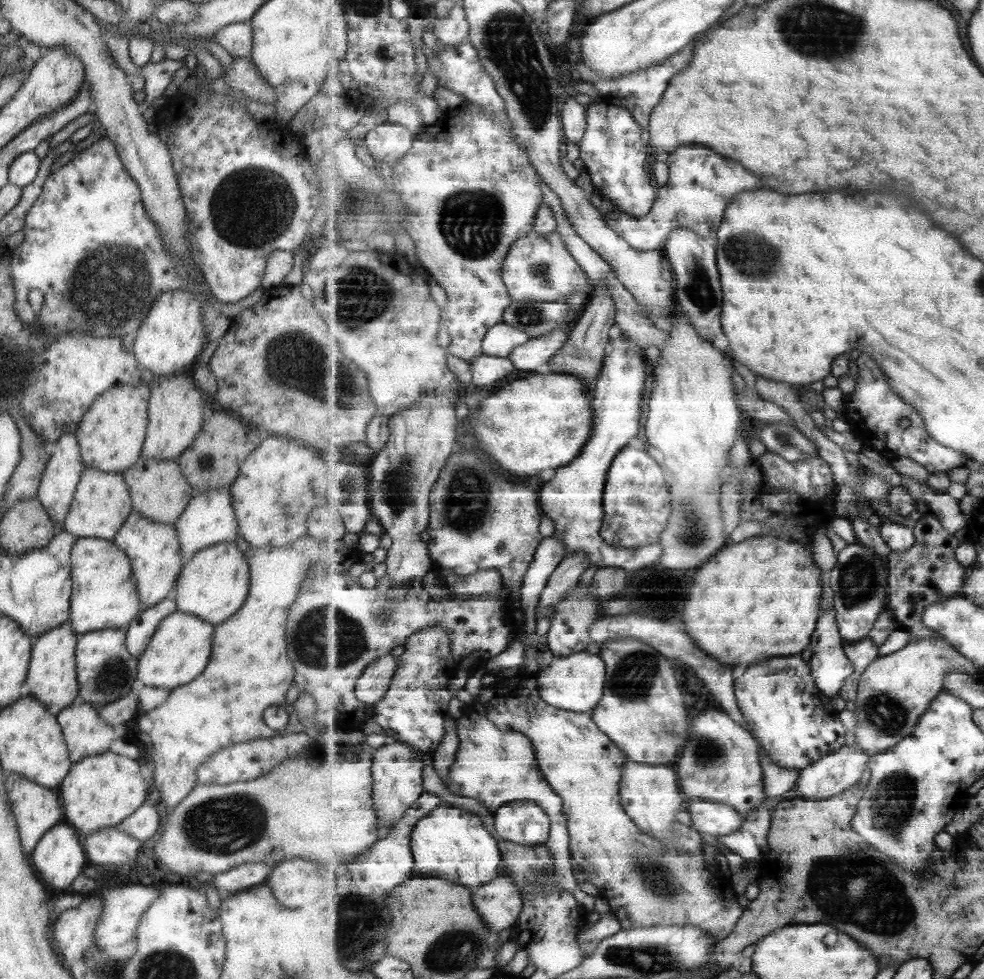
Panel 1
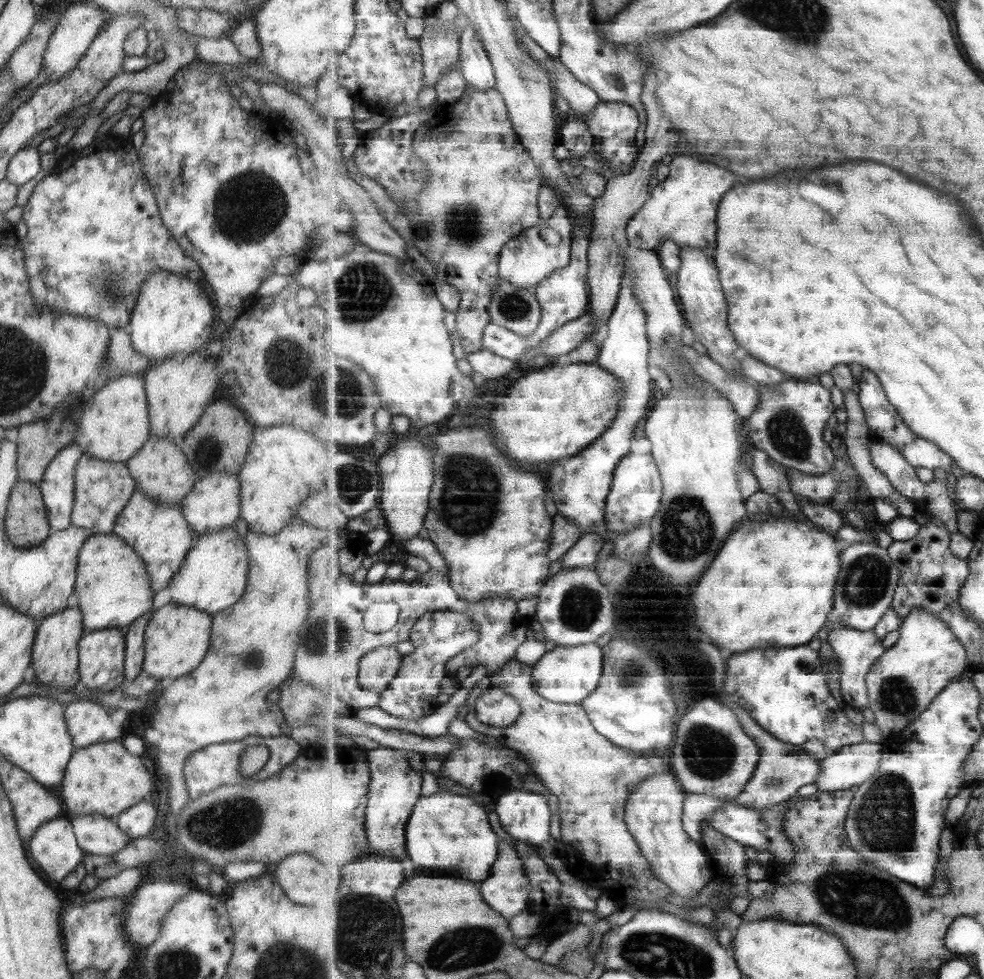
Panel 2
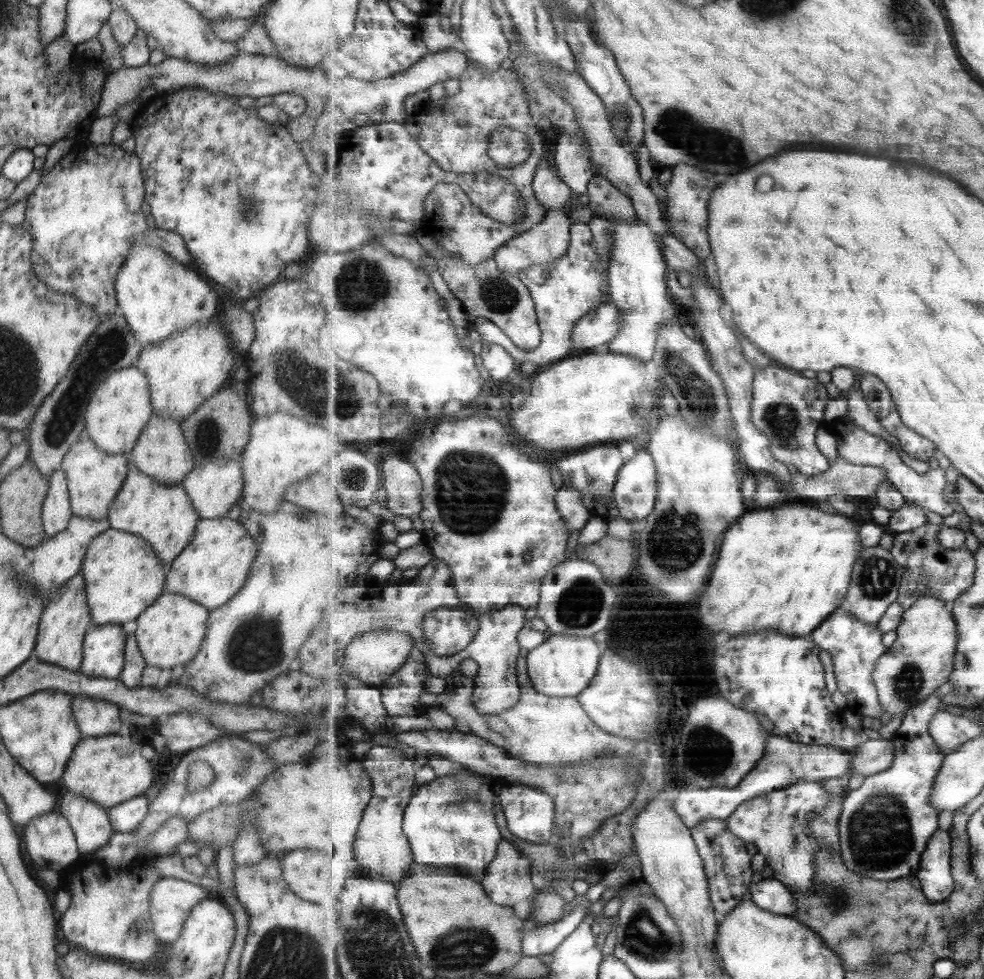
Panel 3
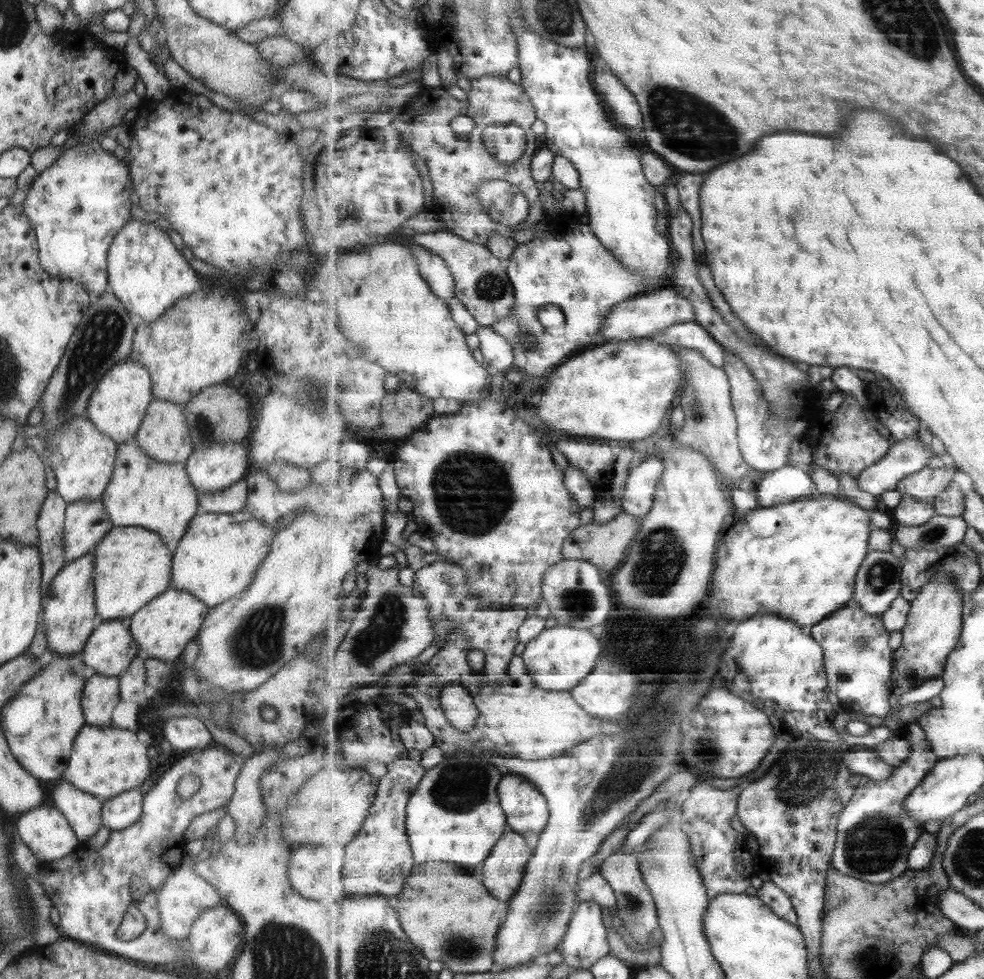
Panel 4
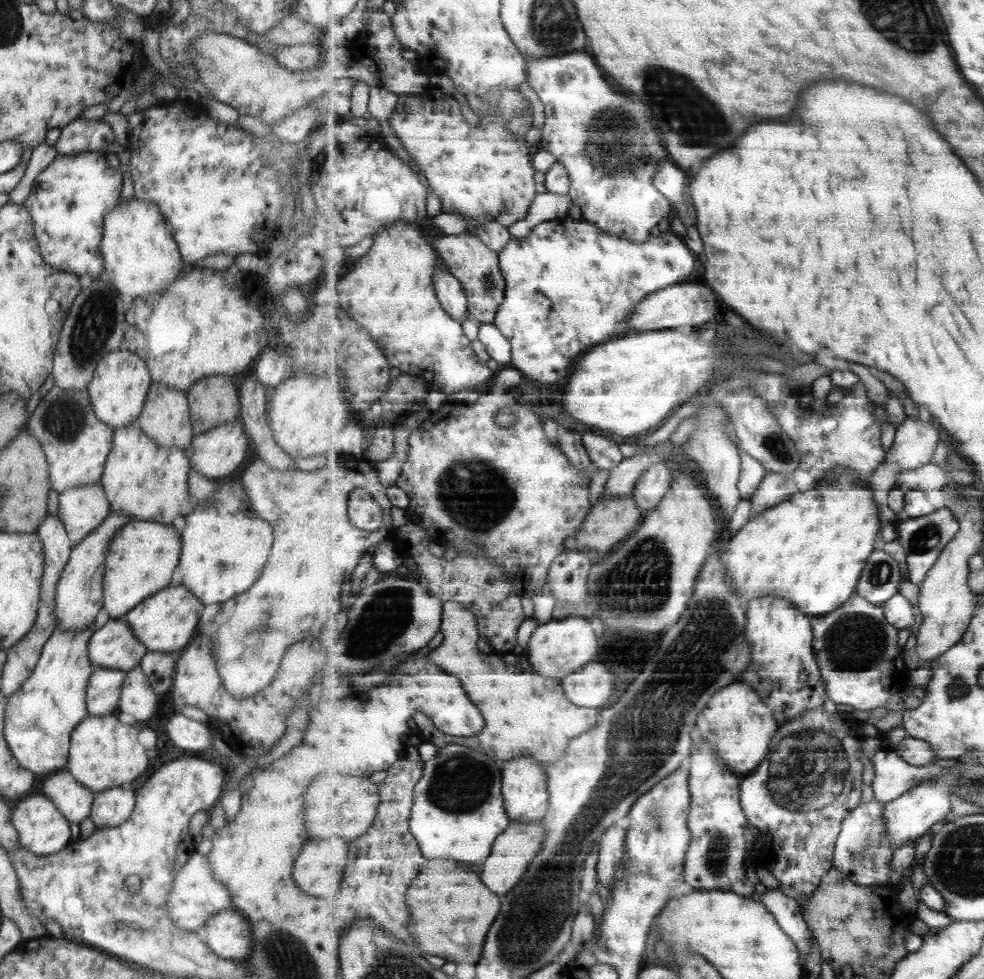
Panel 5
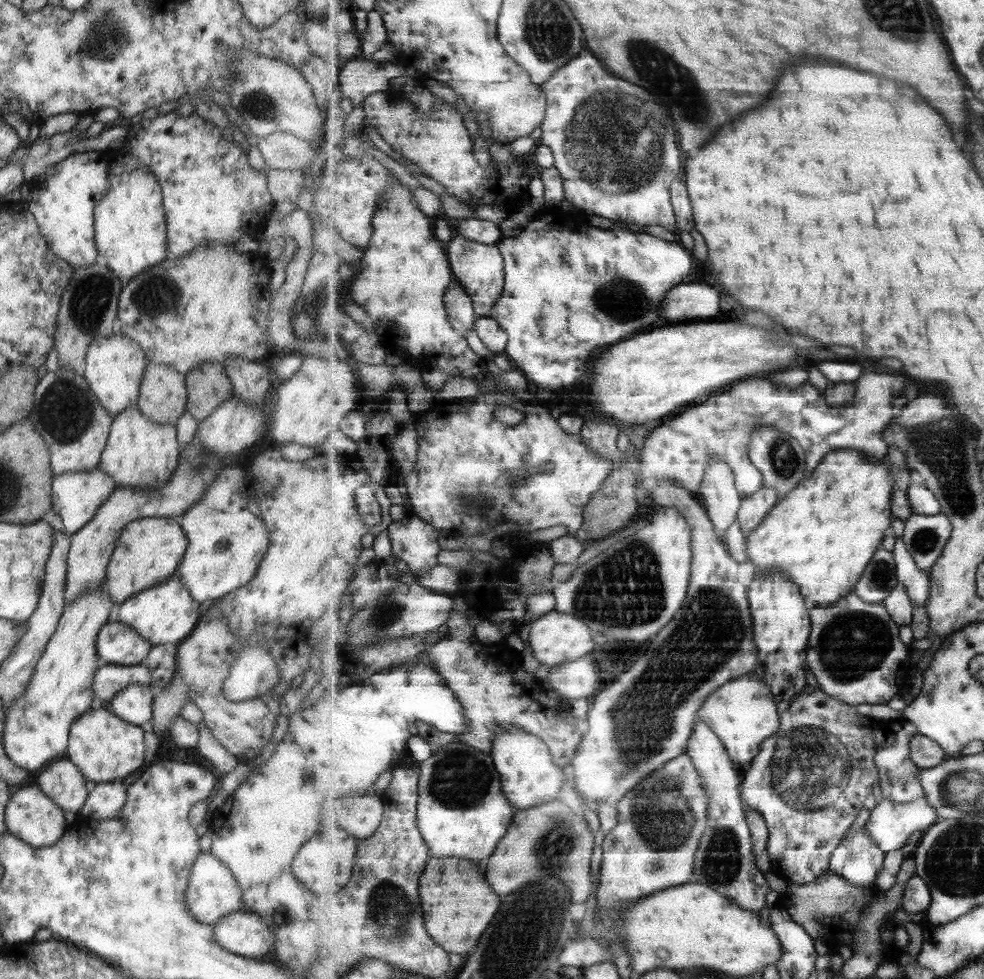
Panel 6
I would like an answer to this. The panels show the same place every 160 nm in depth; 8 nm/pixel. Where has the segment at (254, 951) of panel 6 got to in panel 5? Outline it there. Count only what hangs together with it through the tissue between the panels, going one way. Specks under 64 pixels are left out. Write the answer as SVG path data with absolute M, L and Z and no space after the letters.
M233 906L213 914L199 934L219 958L245 961L254 945L250 925Z

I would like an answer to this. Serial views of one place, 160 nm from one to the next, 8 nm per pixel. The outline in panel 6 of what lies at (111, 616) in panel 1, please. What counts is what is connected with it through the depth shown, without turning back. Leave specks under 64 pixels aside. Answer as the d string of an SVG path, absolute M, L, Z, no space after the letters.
M145 517L127 522L110 554L103 580L113 604L166 581L179 566L187 543L183 529L172 517Z

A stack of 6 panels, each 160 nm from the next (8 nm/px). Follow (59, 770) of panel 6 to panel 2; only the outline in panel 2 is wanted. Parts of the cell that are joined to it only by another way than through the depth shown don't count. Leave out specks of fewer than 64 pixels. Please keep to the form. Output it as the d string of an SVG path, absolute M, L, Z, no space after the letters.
M81 814L69 821L77 845L85 854L108 857L122 850L130 840L114 819L101 814Z

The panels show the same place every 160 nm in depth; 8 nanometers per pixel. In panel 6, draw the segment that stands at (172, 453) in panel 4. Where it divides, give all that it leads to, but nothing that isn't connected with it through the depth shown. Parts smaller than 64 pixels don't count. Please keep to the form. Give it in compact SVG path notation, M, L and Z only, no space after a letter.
M148 362L139 385L136 405L155 424L171 424L186 410L184 374L163 364Z

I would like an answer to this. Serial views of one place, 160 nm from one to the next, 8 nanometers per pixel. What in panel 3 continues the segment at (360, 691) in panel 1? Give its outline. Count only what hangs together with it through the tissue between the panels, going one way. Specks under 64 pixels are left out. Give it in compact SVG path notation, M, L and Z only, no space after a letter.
M391 629L369 630L355 637L355 642L351 642L347 647L344 654L344 670L364 684L380 688L385 680L391 678L408 661L415 647L414 638L406 632Z

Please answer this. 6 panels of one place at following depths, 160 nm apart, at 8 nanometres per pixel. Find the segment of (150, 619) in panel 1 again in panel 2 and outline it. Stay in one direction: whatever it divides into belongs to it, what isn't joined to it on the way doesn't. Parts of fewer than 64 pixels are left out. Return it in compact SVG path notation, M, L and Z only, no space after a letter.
M154 605L143 616L136 618L131 624L124 628L124 665L123 674L126 681L133 680L142 671L142 660L144 653L144 628L146 620Z

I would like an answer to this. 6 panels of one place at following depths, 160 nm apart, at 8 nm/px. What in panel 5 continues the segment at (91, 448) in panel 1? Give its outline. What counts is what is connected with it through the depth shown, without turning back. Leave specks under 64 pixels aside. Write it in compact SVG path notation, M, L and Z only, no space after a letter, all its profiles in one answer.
M122 347L115 352L107 352L97 362L91 380L85 388L95 418L113 430L135 423L140 415L151 381L149 371L143 360L135 354L131 354L126 348Z

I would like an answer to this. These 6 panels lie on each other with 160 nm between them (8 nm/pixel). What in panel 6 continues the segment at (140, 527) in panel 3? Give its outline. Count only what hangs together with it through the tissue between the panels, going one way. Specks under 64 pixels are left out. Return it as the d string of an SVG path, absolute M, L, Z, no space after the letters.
M135 404L120 410L112 418L98 466L114 480L116 487L135 487L136 490L160 487L167 482L178 461L180 446L174 426L155 424L145 417Z

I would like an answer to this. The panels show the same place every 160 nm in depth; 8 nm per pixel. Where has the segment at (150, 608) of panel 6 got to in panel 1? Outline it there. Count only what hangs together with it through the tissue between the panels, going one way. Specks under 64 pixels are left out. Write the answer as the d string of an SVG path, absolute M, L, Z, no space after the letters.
M173 611L156 626L147 648L137 660L136 678L144 685L171 690L197 678L210 659L214 626L198 616Z

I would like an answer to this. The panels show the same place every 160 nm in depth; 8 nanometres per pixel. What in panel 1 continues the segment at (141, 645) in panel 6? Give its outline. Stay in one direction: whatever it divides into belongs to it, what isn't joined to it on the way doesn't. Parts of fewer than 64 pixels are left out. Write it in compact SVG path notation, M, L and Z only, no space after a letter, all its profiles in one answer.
M101 629L76 635L75 662L78 694L89 704L103 706L127 694L136 679L137 659L132 658L124 645L126 631Z

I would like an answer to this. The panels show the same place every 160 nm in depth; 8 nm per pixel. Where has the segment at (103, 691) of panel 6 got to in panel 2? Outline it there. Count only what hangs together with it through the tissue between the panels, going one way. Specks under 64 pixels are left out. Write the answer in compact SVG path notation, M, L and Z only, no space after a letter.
M75 699L64 707L64 719L74 748L83 748L101 741L121 740L122 727L116 726L111 715L99 703Z

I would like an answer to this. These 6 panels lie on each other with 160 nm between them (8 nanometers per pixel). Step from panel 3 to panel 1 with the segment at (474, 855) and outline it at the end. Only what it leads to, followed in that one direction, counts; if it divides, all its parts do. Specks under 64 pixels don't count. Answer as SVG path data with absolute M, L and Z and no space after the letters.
M442 802L439 808L419 820L414 827L411 848L415 854L417 870L423 872L423 876L447 878L471 888L491 882L500 875L503 854L499 850L499 841L491 836L481 818L474 813Z

